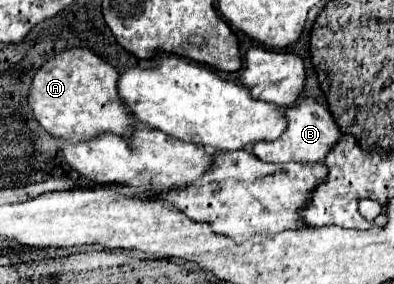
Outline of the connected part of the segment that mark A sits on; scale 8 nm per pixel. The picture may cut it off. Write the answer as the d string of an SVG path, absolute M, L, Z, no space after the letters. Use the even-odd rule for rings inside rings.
M67 48L49 56L35 70L27 102L35 120L53 136L69 140L93 138L101 132L129 136L135 120L117 98L117 74L117 68L101 60L89 48Z

